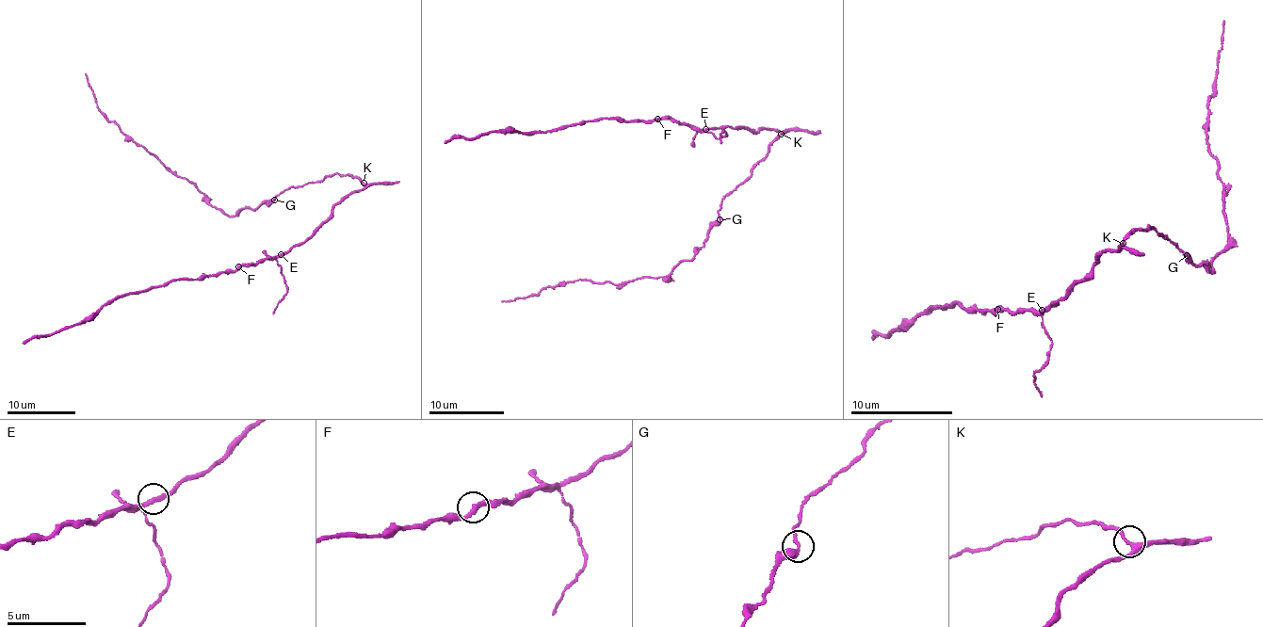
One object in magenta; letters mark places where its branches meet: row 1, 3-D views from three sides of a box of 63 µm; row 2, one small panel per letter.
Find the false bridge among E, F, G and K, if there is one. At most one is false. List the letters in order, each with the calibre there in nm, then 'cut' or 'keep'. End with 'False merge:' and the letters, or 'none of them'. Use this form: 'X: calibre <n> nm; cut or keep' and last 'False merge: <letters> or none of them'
E: calibre 220 nm; keep
F: calibre 260 nm; keep
G: calibre 260 nm; keep
K: calibre 280 nm; keep
False merge: none of them

